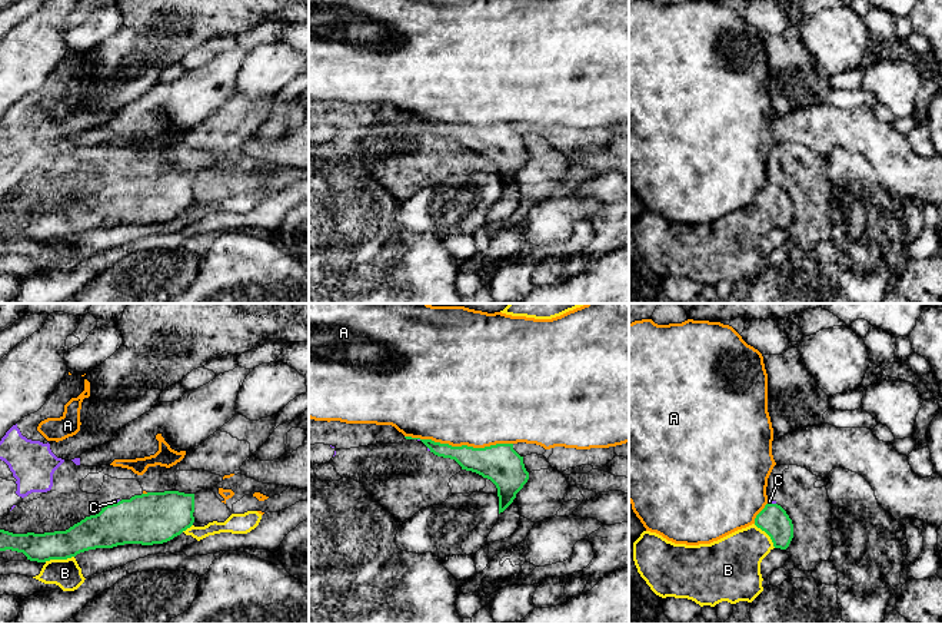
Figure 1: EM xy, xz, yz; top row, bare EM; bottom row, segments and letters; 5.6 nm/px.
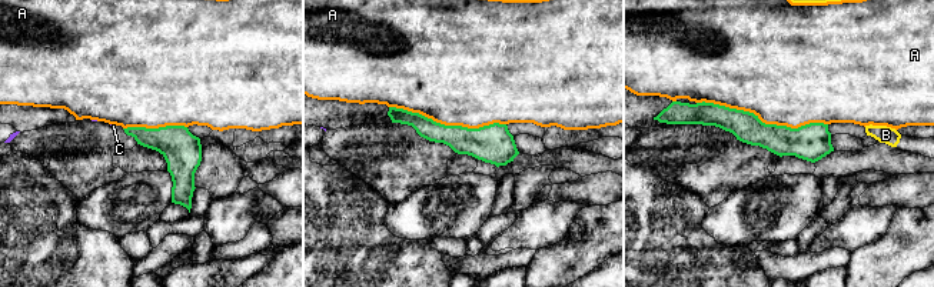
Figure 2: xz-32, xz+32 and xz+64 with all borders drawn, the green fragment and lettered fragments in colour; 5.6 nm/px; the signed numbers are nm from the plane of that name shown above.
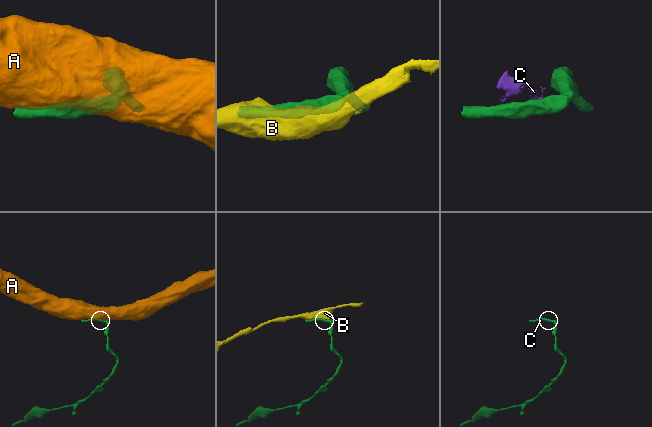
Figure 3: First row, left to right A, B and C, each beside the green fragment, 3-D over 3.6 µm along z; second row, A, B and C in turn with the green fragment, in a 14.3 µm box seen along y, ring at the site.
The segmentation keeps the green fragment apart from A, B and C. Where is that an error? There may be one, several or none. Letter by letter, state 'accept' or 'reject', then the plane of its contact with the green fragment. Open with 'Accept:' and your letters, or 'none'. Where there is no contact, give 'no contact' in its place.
Accept: none
A: reject; contact in xz
B: reject; contact in xy
C: reject; contact in xy

